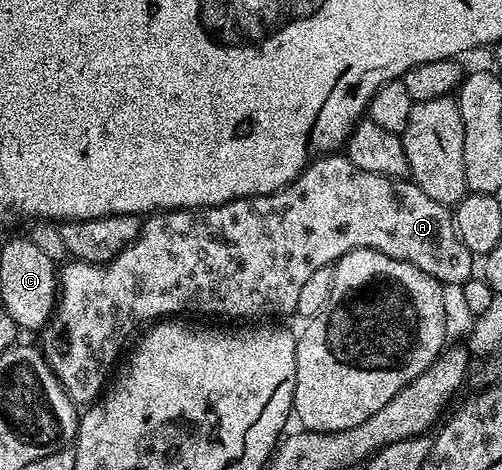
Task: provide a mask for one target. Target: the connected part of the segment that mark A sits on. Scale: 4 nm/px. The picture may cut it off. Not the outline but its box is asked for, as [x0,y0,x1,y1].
[42,155,474,407]

